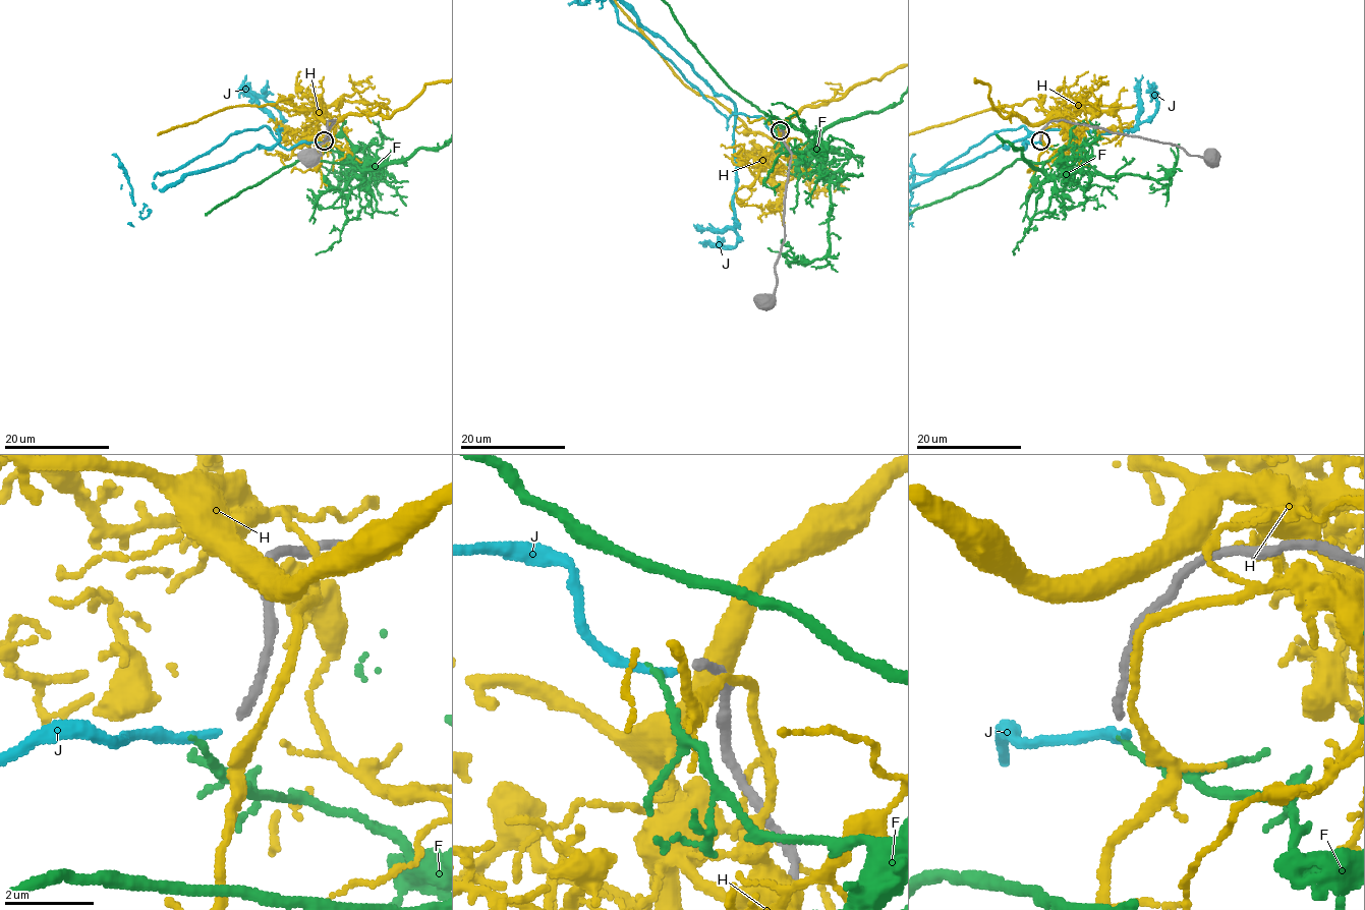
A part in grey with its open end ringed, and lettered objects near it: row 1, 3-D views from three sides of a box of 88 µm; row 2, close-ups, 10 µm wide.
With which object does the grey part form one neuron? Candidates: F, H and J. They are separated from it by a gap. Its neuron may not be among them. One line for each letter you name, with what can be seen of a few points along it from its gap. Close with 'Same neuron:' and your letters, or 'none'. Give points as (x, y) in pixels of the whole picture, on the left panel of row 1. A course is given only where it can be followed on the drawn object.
J: course (321, 141), (288, 150), (279, 140), (254, 147), (161, 189), (134, 185), (116, 138), (76, 114)
Same neuron: J

